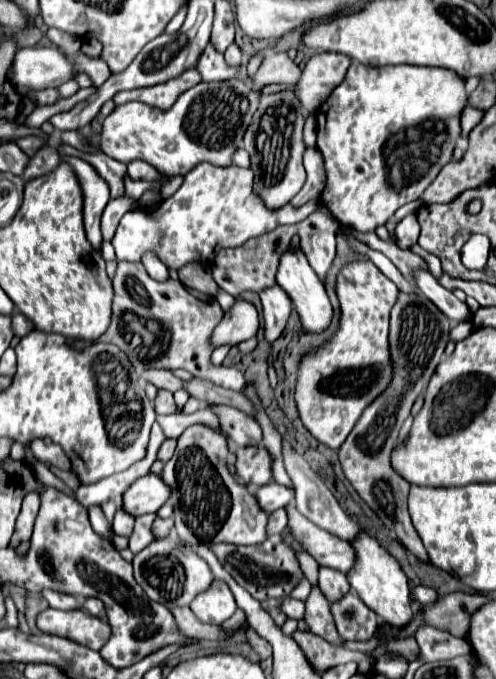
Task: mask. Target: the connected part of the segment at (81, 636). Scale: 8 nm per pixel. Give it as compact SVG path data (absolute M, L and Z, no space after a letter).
M46 609L38 613L36 625L40 633L60 635L92 649L92 637L110 637L110 625L98 617L84 615L84 611Z

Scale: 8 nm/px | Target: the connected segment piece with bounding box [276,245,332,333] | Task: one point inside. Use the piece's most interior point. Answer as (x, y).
(307, 293)

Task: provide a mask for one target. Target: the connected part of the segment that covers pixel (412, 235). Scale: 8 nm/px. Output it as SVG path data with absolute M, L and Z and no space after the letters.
M408 215L408 217L404 217L404 219L396 225L396 229L394 229L394 243L396 243L400 249L406 249L406 251L408 251L408 249L416 243L418 233L420 233L420 225L418 225L416 217L414 217L414 215Z

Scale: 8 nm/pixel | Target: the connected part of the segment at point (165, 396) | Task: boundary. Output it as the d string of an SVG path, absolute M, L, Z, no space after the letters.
M158 389L158 395L154 399L154 409L158 415L170 415L176 413L176 405L172 399L172 393L166 389Z

